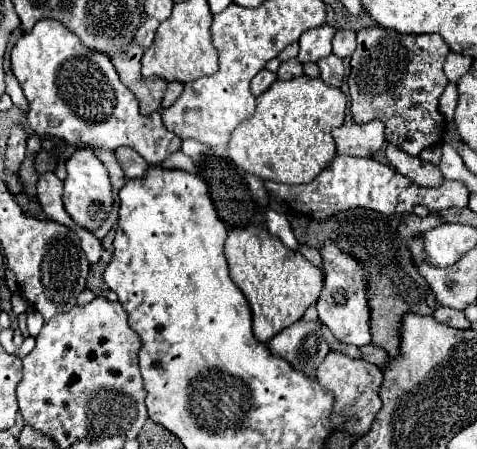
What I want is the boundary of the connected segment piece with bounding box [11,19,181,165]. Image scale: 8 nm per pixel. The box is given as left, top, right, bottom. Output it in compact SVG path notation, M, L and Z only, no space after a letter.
M41 19L29 33L23 33L17 39L11 51L11 71L25 91L25 97L29 101L27 121L31 131L35 131L37 135L59 137L71 145L99 145L103 149L117 149L125 145L141 153L151 165L159 165L167 155L181 147L181 139L165 127L157 111L151 115L139 113L137 97L121 83L111 59L97 49L81 45L79 37L57 19Z

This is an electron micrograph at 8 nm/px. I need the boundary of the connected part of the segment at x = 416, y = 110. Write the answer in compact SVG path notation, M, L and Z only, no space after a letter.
M365 27L357 33L357 49L351 55L351 75L349 95L351 95L351 115L353 121L369 121L381 119L385 123L387 141L397 145L401 151L409 155L419 155L427 147L435 147L441 143L445 131L445 117L439 113L439 97L447 87L447 77L443 73L445 55L449 53L449 45L437 35L403 35L397 31L389 31L383 27Z

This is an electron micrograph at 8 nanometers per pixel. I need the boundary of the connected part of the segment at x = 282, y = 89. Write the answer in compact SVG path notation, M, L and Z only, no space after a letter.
M301 75L289 81L279 79L257 97L253 117L245 119L233 131L229 159L263 181L287 185L309 183L311 177L317 177L331 163L337 151L331 129L343 123L345 105L343 91L327 85L321 77Z

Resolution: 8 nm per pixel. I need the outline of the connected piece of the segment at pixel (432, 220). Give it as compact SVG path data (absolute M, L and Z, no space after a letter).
M267 209L265 221L267 221L269 233L279 237L291 249L297 249L297 241L319 249L321 243L331 239L337 245L341 245L341 249L345 249L347 253L353 253L365 263L367 279L369 279L369 293L371 293L371 335L373 335L371 343L375 347L385 349L389 357L399 355L399 343L401 343L399 329L401 329L403 317L407 313L433 315L433 311L439 307L431 287L419 275L417 267L411 263L409 251L407 251L409 237L421 231L429 231L435 225L439 225L441 223L439 215L437 217L435 215L429 215L429 217L415 215L415 217L395 219L395 217L381 217L379 213L373 213L367 209L353 209L349 213L339 213L337 217L331 217L321 223L301 217L301 215L289 215L289 221L291 221L291 227L289 227L285 213L275 213L273 209Z

